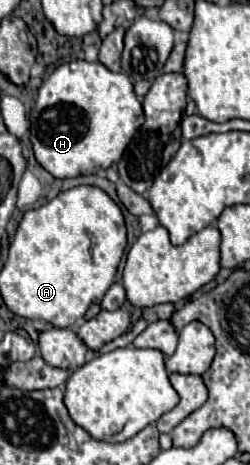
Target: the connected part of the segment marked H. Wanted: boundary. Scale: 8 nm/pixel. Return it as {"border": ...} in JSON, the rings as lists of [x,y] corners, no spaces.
{"border":[[[74,60],[58,66],[40,86],[38,100],[30,114],[30,142],[38,164],[56,178],[74,178],[94,174],[116,164],[138,128],[144,124],[142,104],[134,94],[134,86],[126,74],[110,72],[100,62]]]}

